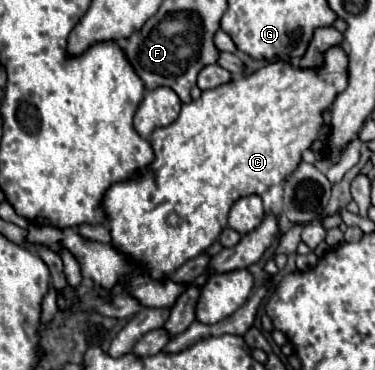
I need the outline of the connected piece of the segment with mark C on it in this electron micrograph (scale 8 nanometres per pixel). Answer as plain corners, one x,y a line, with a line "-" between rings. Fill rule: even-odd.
332,46
324,52
322,68
294,68
290,62
272,62
256,70
248,78
232,80
212,90
204,90
198,100
182,104
176,122
152,132
154,162
136,180
112,184
104,196
114,244
132,260
144,264
152,278
162,278
178,270
190,258
202,254
226,226
230,206
248,194
264,194
270,186
286,180
300,164
302,154
318,136
322,116
332,106
334,98
348,84
350,58
342,46
-
176,212
182,222
168,226
166,218

